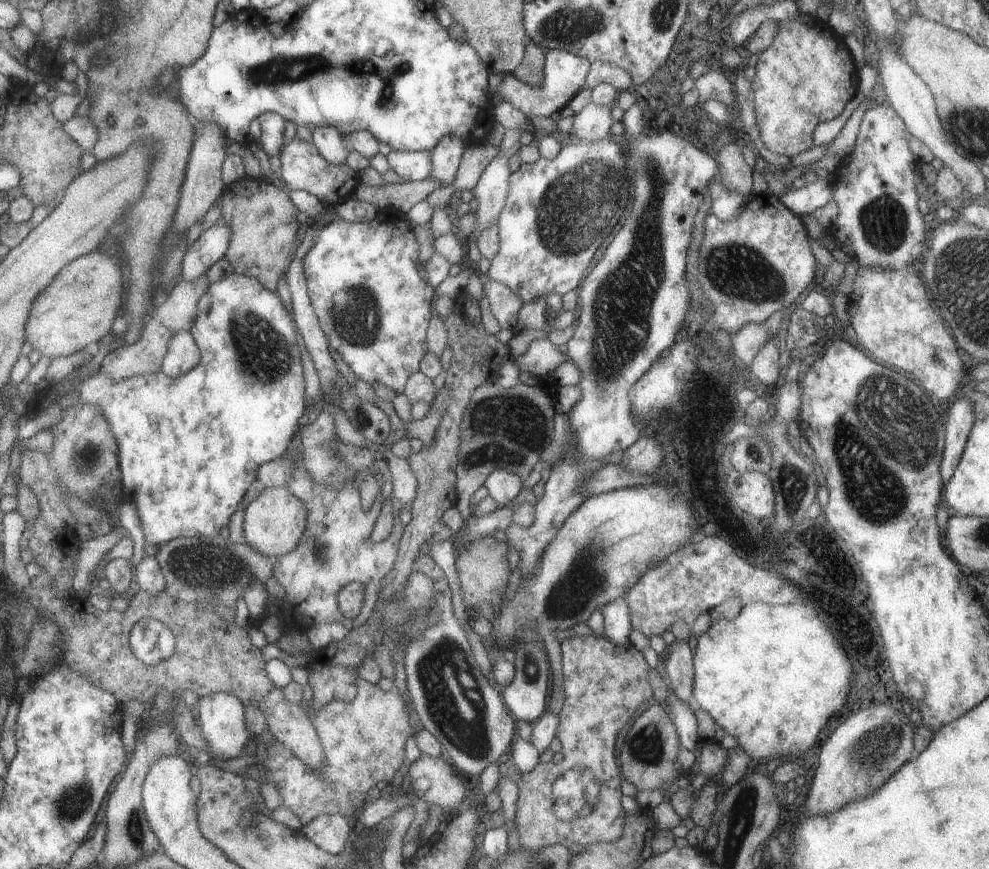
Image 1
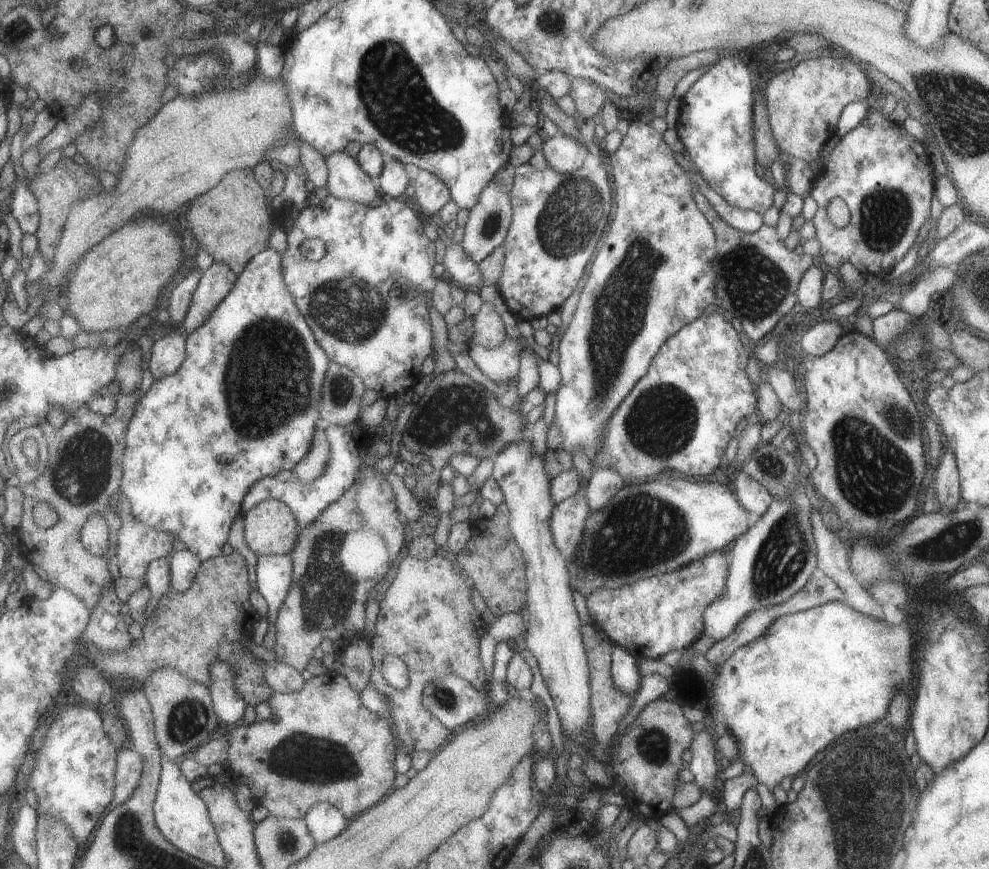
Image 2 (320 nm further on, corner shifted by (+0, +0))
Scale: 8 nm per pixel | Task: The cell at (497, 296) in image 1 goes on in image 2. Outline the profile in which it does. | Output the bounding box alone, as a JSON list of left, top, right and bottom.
[468,302,506,349]

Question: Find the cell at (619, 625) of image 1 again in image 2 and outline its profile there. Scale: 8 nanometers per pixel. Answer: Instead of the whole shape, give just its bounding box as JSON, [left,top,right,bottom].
[610,644,640,697]

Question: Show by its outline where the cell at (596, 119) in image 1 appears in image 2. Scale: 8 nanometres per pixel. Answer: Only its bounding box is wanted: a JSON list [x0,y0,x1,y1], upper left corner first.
[540,134,587,174]

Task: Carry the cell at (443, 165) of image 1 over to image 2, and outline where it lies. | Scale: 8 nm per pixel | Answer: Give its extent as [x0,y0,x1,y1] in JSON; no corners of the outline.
[414,169,452,223]

